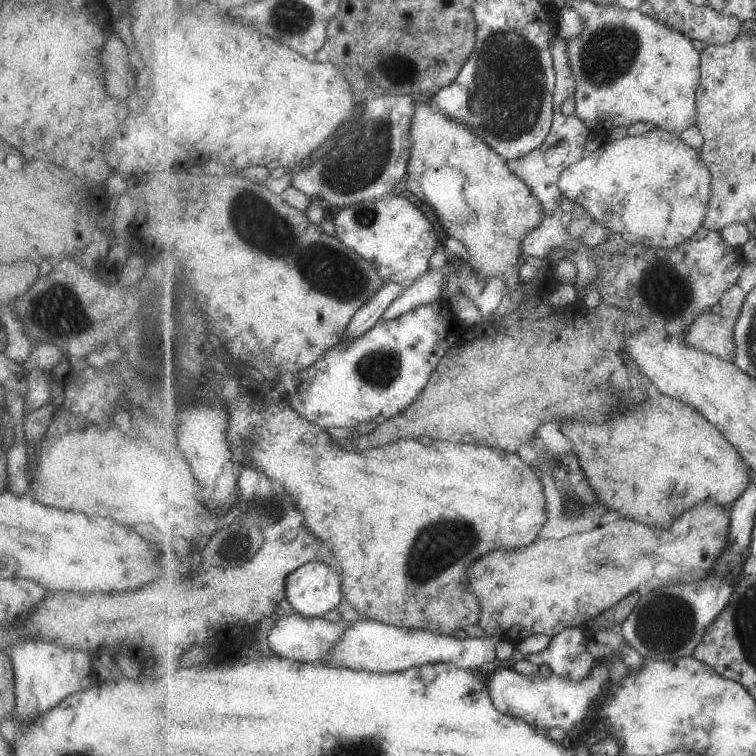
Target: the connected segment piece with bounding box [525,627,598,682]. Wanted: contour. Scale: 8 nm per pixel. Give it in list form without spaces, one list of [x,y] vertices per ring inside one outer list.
[[[573,627],[553,637],[549,649],[525,658],[538,666],[548,665],[557,676],[570,678],[573,682],[583,682],[598,665],[598,658],[589,653],[588,643],[583,630]]]

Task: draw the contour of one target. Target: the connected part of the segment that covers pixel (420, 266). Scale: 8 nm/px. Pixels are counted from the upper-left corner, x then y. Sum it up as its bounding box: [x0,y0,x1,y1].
[334,194,439,287]

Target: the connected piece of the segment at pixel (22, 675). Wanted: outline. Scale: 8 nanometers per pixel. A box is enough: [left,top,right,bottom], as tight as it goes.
[6,638,96,726]

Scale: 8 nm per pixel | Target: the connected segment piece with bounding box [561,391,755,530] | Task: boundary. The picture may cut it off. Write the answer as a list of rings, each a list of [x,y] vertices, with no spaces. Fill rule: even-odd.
[[[656,391],[651,396],[653,394],[659,396],[627,406],[627,412],[619,414],[619,418],[611,418],[609,424],[561,424],[561,432],[575,444],[575,452],[581,458],[580,465],[595,488],[599,502],[604,503],[608,510],[618,512],[621,518],[635,519],[635,522],[665,530],[699,502],[711,499],[723,506],[734,505],[747,492],[751,482],[755,482],[753,471],[739,450],[694,406]]]

